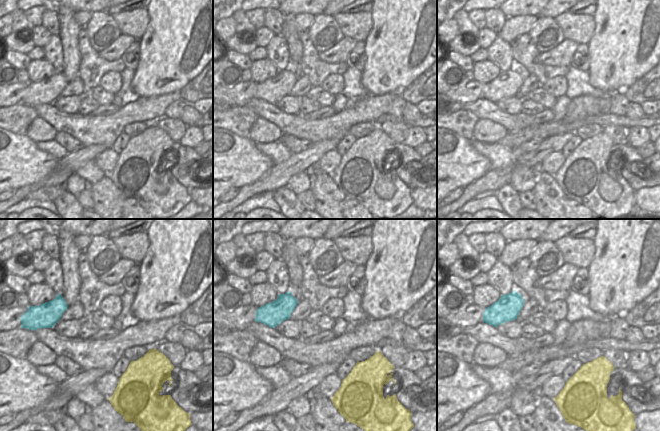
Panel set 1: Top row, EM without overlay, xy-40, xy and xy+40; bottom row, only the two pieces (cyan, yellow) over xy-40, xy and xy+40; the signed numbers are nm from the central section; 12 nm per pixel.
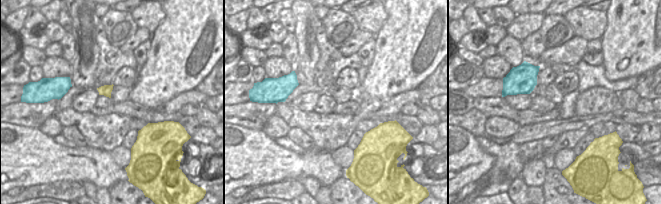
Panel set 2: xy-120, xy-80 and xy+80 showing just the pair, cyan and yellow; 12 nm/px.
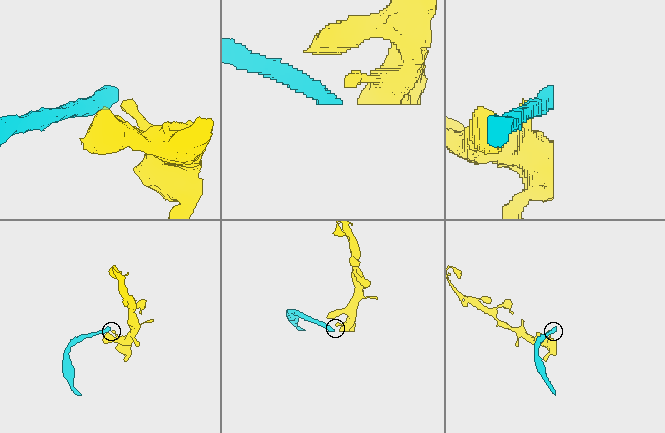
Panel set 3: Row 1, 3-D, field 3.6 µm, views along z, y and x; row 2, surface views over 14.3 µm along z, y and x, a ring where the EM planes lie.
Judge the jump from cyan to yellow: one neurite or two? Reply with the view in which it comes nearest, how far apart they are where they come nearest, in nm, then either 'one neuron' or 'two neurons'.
view xy+40; gap 950 nm; two neurons

